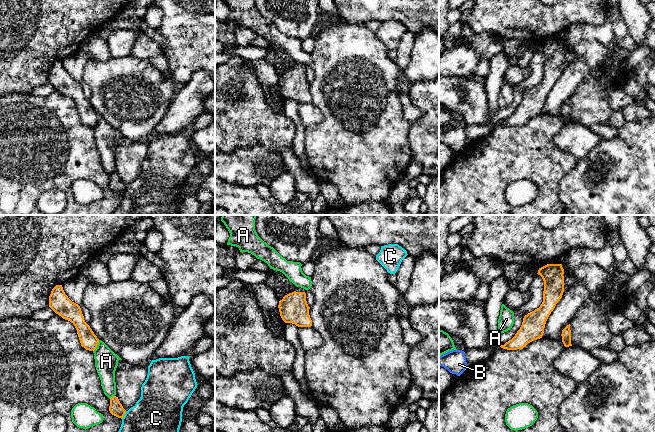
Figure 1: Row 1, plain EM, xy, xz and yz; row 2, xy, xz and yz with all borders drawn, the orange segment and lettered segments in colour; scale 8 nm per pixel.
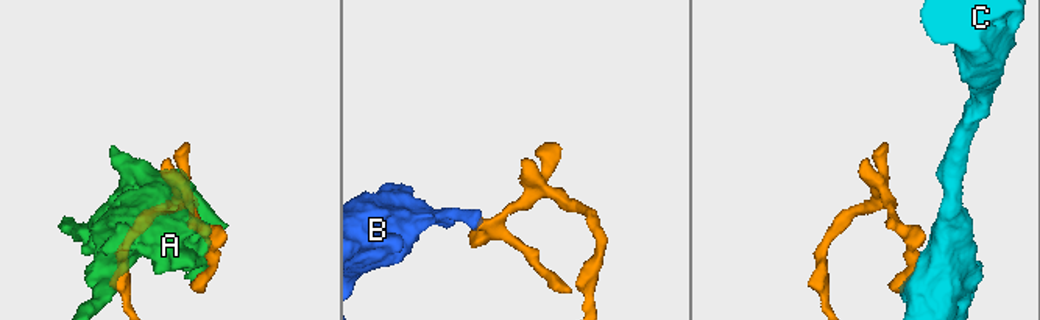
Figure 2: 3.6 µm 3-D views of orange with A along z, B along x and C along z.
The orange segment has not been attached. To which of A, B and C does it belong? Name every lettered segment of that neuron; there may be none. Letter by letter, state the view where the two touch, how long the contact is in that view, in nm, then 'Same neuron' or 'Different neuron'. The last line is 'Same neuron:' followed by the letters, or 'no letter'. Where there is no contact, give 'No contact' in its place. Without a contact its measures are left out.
A: Touches orange in xy. Shared border 110 nm. Different neuron
B: Touches orange in yz. Shared border 40 nm. Different neuron
C: Touches orange in xy. Shared border 80 nm. Different neuron
Same neuron: no letter

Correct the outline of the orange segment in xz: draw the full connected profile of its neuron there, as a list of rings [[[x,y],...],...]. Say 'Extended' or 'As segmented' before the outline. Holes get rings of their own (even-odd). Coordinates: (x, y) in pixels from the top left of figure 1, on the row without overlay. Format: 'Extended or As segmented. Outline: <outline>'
Extended. Outline: [[[296,63],[294,68],[285,71],[279,77],[280,92],[285,99],[292,99],[298,103],[312,102],[305,67],[301,63]]]

